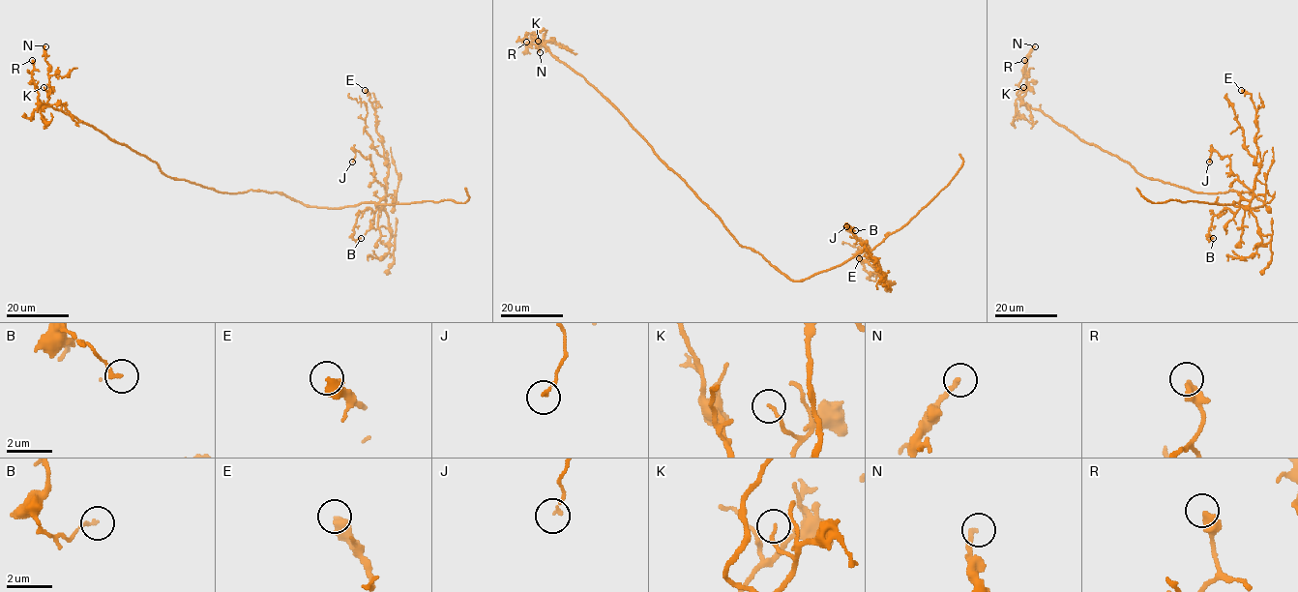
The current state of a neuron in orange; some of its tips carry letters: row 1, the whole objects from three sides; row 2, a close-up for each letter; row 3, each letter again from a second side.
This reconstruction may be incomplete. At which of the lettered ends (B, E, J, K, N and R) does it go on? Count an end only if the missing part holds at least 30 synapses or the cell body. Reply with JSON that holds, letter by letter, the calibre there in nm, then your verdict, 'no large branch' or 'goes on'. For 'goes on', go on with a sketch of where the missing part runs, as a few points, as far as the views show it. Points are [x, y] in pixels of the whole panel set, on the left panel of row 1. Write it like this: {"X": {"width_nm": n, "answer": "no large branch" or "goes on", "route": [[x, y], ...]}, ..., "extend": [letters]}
{"B": {"width_nm": 150, "answer": "no large branch"}, "E": {"width_nm": 440, "answer": "no large branch"}, "J": {"width_nm": 130, "answer": "no large branch"}, "K": {"width_nm": 130, "answer": "no large branch"}, "N": {"width_nm": 200, "answer": "no large branch"}, "R": {"width_nm": 440, "answer": "no large branch"}, "extend": []}

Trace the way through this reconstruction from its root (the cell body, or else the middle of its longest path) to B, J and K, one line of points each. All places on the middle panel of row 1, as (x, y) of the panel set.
B: (723, 224), (740, 245), (757, 251), (793, 281), (840, 266), (861, 251), (870, 256), (846, 224), (855, 230)
J: (723, 224), (740, 245), (793, 281), (861, 251), (870, 251), (880, 271), (846, 226)
K: (723, 224), (616, 108), (582, 76), (560, 62), (543, 40), (542, 43), (538, 41)

